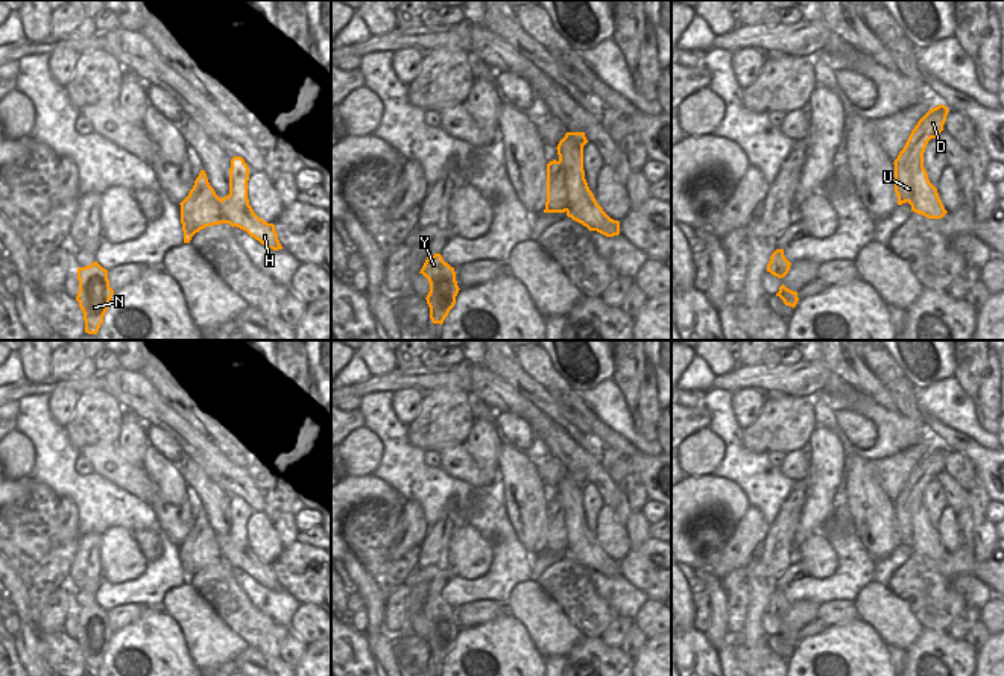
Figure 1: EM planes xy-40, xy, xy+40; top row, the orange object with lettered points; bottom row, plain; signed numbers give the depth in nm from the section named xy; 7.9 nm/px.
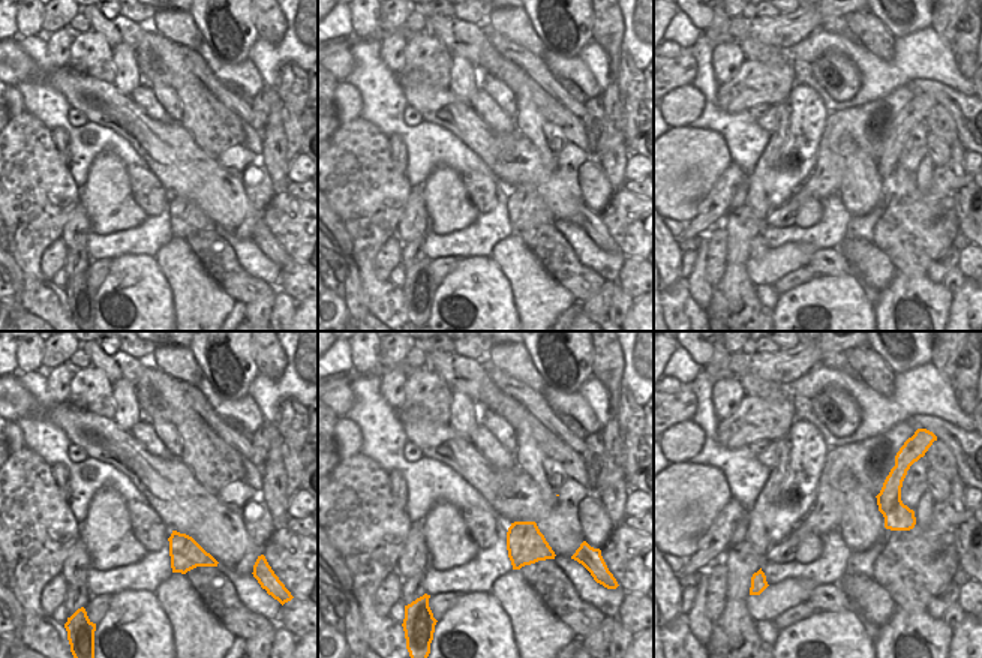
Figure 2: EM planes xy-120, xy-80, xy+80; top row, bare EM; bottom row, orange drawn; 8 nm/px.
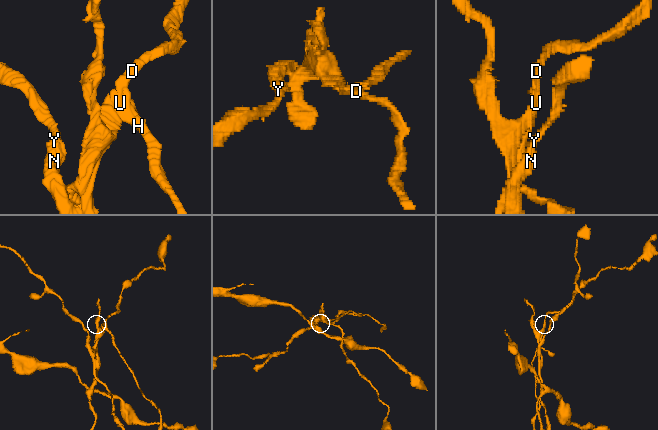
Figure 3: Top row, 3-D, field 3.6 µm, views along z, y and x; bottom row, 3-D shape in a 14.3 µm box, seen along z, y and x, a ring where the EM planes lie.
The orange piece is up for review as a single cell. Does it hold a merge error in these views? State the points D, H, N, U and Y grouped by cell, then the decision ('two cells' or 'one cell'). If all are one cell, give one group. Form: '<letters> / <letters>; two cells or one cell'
D N U Y / H; two cells

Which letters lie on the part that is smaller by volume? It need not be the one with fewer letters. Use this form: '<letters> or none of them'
H.

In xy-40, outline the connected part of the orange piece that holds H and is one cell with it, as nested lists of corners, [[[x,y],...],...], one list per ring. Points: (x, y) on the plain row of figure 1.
[[[229,535],[220,539],[220,547],[223,550],[225,558],[228,559],[228,564],[234,568],[240,568],[246,571],[251,577],[258,580],[261,585],[264,585],[267,589],[283,589],[278,574],[275,571],[273,564],[267,564],[263,559],[260,559],[252,547],[246,548],[235,548]]]

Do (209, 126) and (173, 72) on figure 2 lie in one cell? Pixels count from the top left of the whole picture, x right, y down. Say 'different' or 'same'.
same

